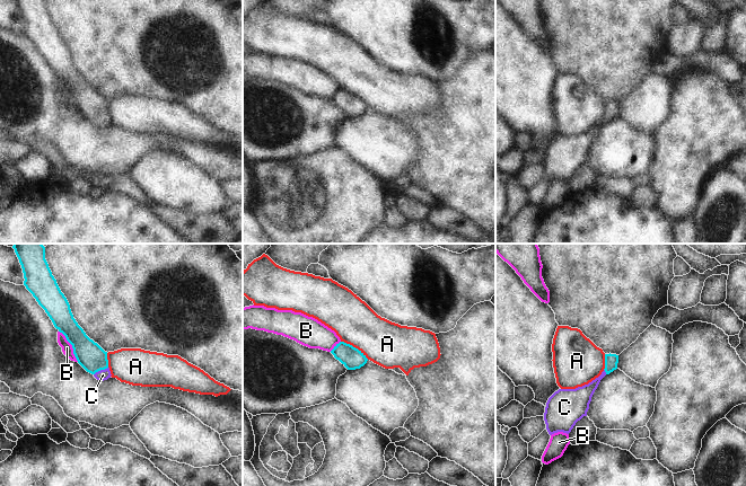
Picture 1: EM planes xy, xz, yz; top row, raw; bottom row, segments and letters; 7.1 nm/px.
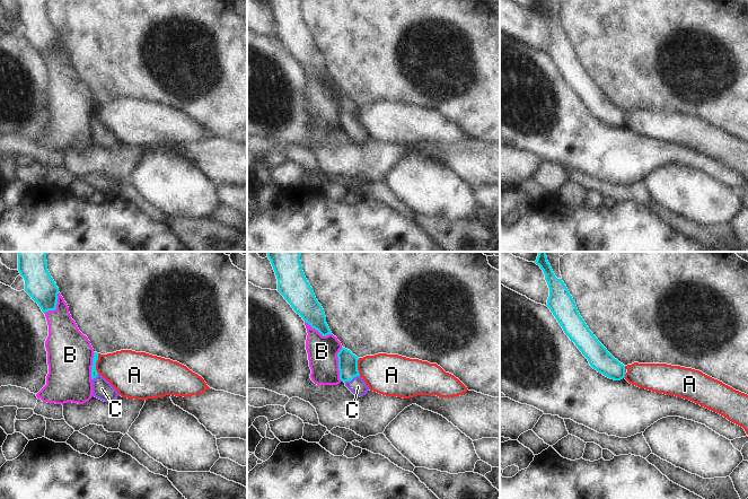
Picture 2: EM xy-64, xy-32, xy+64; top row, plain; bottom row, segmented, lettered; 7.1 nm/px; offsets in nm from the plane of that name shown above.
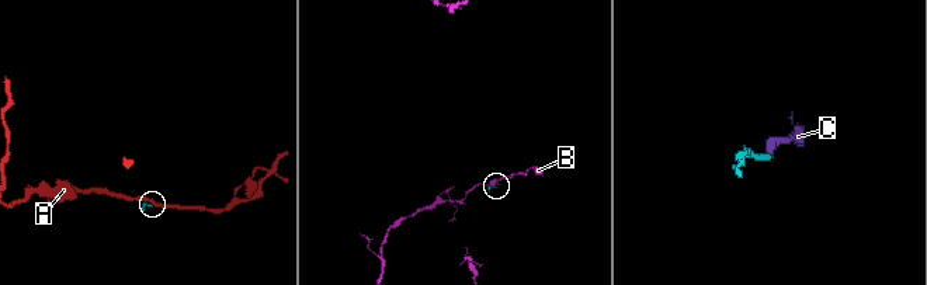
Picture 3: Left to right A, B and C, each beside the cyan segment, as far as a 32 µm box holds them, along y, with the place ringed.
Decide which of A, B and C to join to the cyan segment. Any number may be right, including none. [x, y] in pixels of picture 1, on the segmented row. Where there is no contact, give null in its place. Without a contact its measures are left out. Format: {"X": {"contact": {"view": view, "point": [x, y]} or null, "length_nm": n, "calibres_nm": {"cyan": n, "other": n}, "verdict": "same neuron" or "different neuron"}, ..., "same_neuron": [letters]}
{"A": {"contact": {"view": "xz", "point": [354, 347]}, "length_nm": 240, "calibres_nm": {"cyan": 150, "other": 320}, "verdict": "different neuron"}, "B": {"contact": {"view": "xy", "point": [72, 346]}, "length_nm": 260, "calibres_nm": {"cyan": 190, "other": 80}, "verdict": "different neuron"}, "C": {"contact": {"view": "xy", "point": [101, 369]}, "length_nm": 120, "calibres_nm": {"cyan": 190, "other": 80}, "verdict": "same neuron"}, "same_neuron": ["C"]}

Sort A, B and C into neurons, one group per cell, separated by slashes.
A / B / C

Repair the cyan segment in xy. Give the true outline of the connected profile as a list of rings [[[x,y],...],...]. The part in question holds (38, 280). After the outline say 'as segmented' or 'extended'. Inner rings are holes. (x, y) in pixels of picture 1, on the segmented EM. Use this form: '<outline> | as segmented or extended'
[[[14,244],[24,273],[24,285],[45,310],[54,327],[72,345],[78,363],[97,380],[111,378],[107,352],[78,325],[45,259],[42,244]]] | extended

